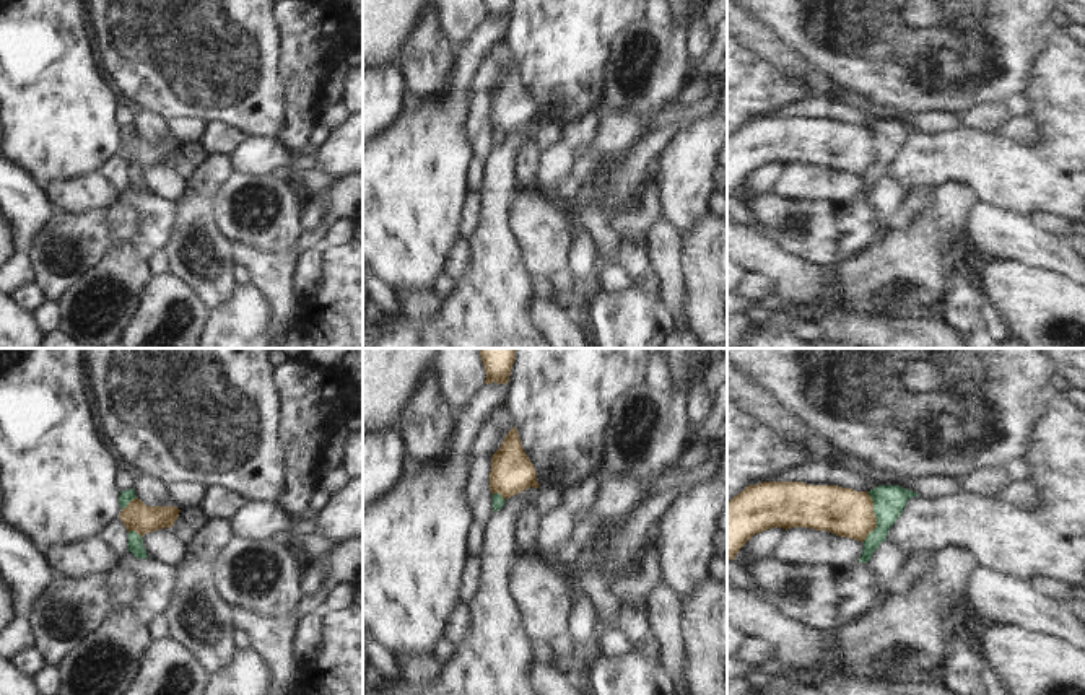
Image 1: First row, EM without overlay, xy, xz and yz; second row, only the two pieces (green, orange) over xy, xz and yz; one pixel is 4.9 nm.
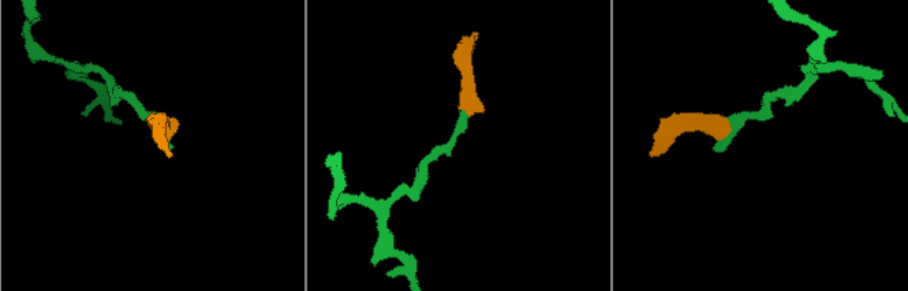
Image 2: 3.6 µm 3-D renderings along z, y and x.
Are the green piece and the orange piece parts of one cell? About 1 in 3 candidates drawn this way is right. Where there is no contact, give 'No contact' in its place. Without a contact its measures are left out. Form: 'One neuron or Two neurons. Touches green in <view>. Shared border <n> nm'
Two neurons. Touches green in yz. Shared border 260 nm

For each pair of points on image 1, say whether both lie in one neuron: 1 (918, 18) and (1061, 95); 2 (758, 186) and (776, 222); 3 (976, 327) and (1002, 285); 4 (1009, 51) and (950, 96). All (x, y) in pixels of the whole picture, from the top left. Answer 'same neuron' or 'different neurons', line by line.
1: different neurons
2: different neurons
3: different neurons
4: same neuron

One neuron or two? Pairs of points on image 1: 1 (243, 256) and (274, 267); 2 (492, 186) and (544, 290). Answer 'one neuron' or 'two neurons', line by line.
1: one neuron
2: two neurons

